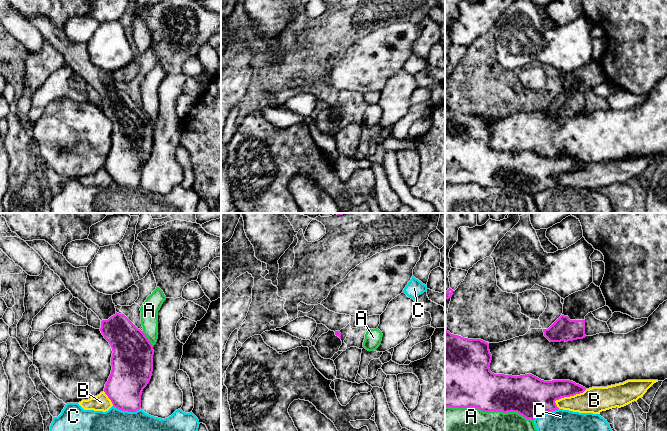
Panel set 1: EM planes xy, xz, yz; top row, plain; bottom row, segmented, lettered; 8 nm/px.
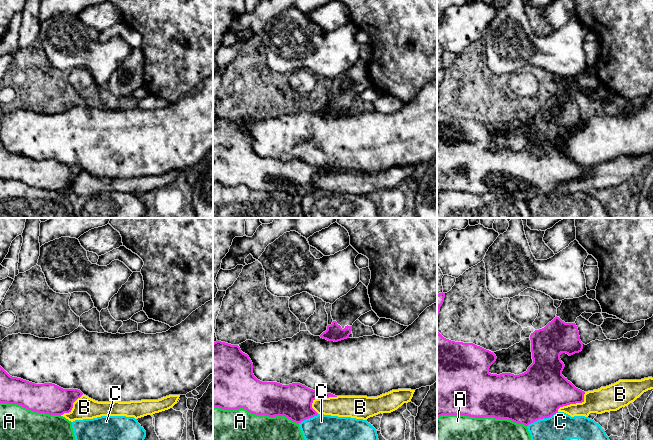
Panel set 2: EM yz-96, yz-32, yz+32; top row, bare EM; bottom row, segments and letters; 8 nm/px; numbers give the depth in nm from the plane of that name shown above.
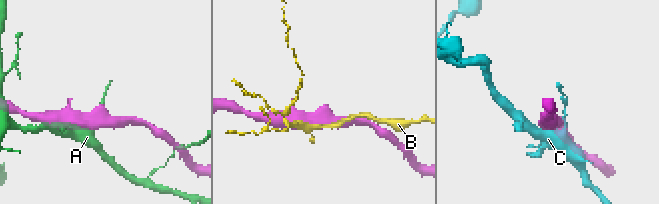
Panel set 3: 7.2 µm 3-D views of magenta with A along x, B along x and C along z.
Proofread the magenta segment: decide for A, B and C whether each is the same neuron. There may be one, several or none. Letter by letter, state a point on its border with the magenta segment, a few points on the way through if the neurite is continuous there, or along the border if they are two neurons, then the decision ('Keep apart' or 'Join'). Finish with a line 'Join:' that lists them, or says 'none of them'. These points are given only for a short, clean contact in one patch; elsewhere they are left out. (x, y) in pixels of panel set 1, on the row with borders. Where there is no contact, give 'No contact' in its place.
A: Touches magenta at yz (489, 410). Keep apart
B: Touches magenta at yz (570, 395). Keep apart
C: Touches magenta at xy (126, 410). Keep apart
Join: none of them

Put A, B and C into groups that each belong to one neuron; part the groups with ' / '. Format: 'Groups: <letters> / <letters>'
Groups: A / B / C

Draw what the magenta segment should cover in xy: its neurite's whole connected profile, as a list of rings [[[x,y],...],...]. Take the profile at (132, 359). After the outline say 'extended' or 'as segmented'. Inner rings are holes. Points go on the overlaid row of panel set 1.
[[[45,240],[25,241],[33,248],[57,274],[73,297],[78,298],[101,320],[100,331],[112,348],[111,374],[105,384],[104,392],[114,407],[122,411],[136,412],[141,408],[141,395],[149,383],[153,372],[153,346],[143,331],[138,329],[124,314],[116,312],[112,295],[96,291],[90,284],[87,267],[73,267],[63,256]]]; extended

